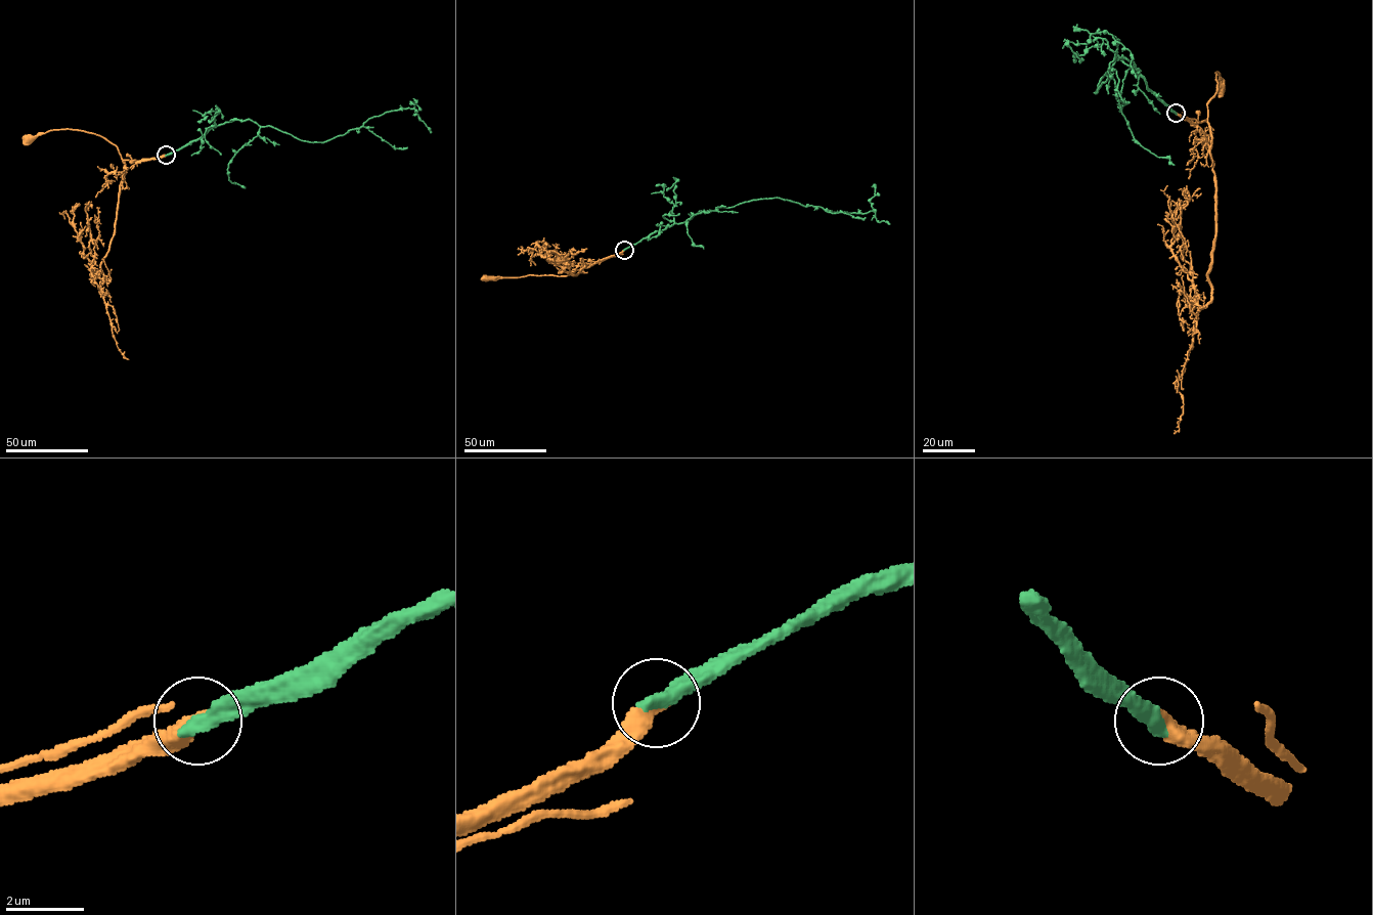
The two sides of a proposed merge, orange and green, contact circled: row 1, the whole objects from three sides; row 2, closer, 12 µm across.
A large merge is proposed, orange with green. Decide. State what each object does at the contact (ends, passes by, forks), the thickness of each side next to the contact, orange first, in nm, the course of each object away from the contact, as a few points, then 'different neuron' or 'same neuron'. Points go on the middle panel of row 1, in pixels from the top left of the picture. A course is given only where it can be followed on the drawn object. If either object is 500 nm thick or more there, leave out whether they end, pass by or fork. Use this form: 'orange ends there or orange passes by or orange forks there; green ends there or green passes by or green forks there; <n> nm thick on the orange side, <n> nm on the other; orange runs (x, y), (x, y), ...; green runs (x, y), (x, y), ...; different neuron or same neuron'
orange ends there; green ends there; 400 nm thick on the orange side, 480 nm on the other; orange runs (624, 250), (565, 276), (484, 278); green runs (624, 250), (701, 211), (758, 199), (780, 198), (833, 212), (873, 211), (877, 220), (889, 224); same neuron

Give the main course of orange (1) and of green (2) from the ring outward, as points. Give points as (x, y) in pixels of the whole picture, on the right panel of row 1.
1: (1176, 113), (1192, 123), (1205, 121), (1208, 102), (1218, 89), (1216, 72), (1218, 88), (1221, 88)
2: (1176, 113), (1123, 57), (1114, 57), (1095, 93), (1107, 78), (1119, 40), (1114, 40), (1131, 52), (1136, 78)

